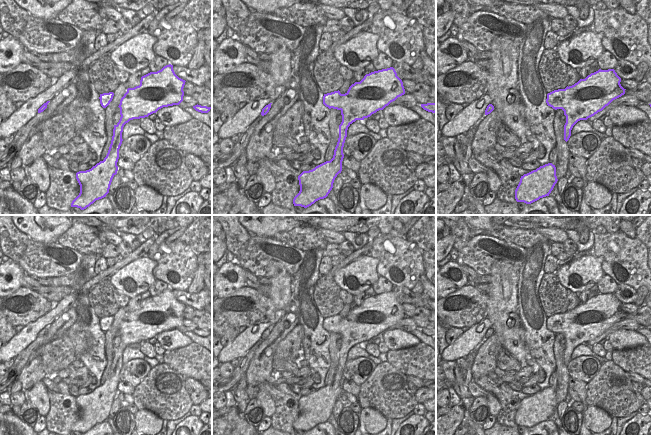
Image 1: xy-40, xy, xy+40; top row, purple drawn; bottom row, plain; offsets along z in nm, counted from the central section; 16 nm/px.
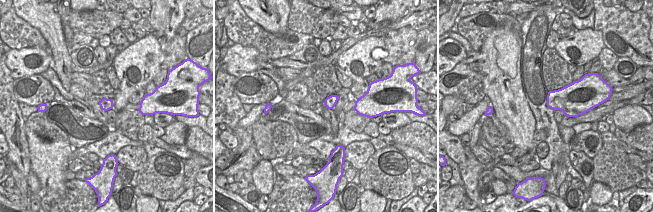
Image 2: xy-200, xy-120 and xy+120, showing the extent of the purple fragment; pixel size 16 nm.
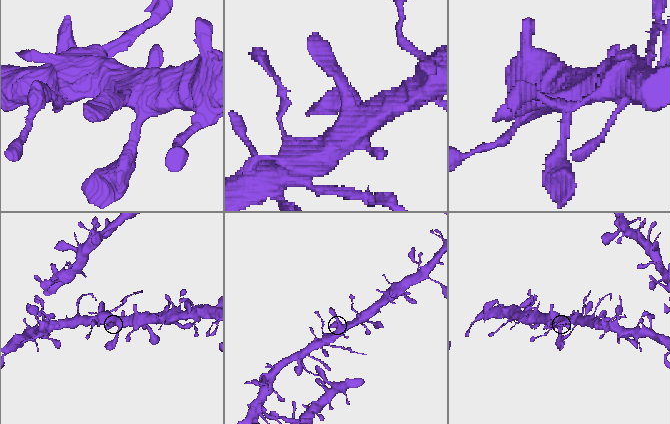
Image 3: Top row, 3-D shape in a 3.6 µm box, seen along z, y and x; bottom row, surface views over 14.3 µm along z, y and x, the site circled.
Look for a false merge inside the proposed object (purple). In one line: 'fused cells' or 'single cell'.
single cell

